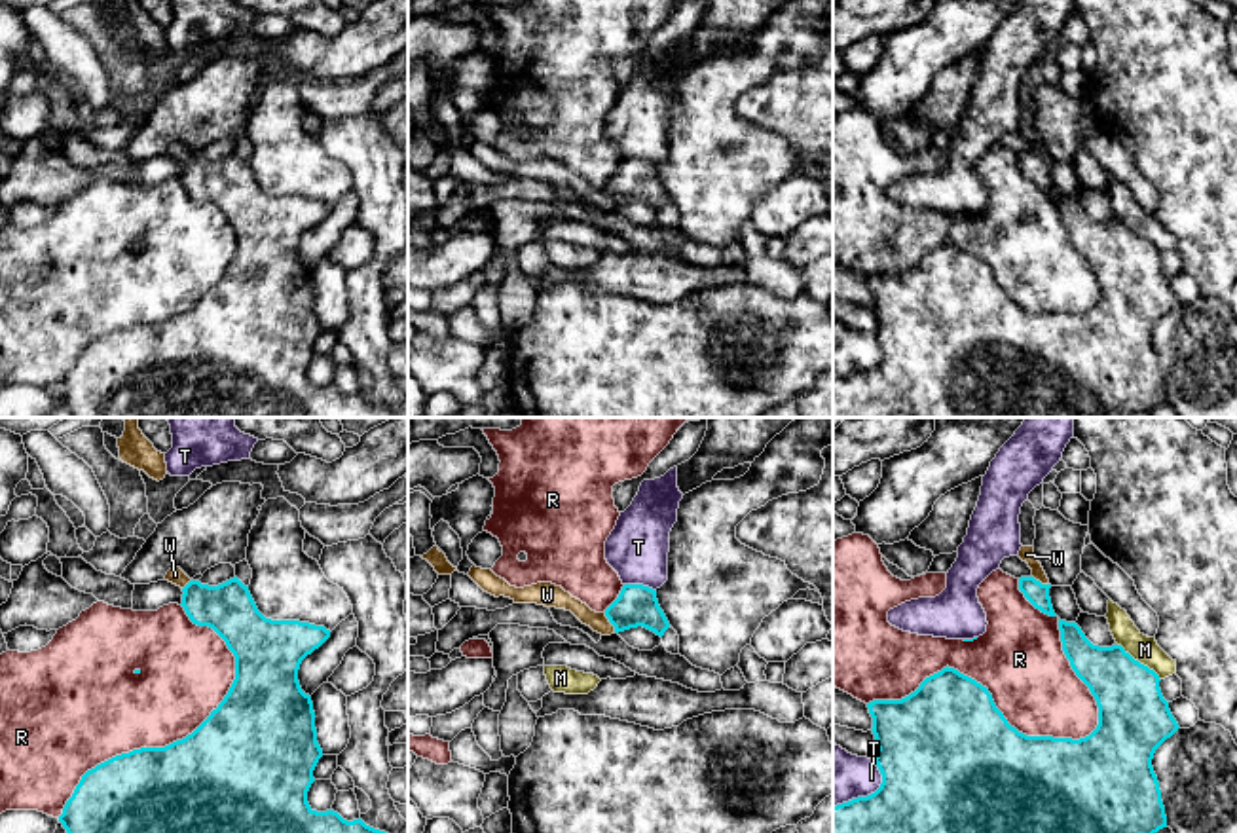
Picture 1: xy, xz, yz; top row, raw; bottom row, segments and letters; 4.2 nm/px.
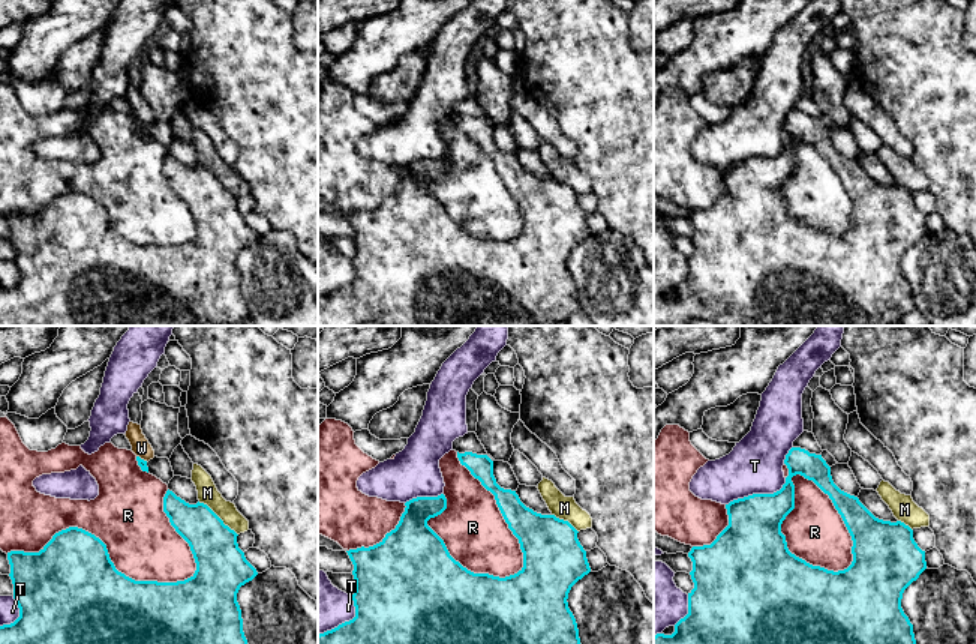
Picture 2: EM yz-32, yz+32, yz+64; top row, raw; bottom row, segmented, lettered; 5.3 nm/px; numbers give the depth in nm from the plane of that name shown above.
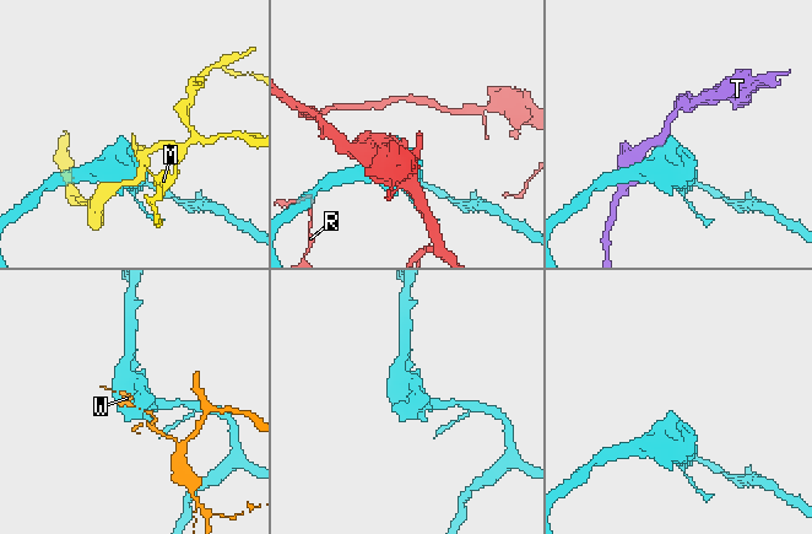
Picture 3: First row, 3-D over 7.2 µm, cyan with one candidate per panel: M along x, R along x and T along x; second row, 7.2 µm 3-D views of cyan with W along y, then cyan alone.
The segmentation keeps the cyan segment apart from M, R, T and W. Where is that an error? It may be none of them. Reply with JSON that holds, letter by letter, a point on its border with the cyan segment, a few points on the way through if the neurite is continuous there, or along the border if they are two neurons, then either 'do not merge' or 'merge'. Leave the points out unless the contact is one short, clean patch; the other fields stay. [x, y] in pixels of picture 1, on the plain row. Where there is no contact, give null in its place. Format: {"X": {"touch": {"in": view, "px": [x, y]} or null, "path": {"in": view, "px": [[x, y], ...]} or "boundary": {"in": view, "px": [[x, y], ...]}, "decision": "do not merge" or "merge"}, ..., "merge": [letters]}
{"M": {"touch": {"in": "yz", "px": [1139, 238]}, "decision": "do not merge"}, "R": {"touch": {"in": "yz", "px": [987, 266]}, "decision": "do not merge"}, "T": {"touch": {"in": "yz", "px": [871, 369]}, "decision": "do not merge"}, "W": {"touch": {"in": "xz", "px": [609, 196]}, "boundary": {"in": "xz", "px": [[604, 188], [615, 205]]}, "decision": "do not merge"}, "merge": []}

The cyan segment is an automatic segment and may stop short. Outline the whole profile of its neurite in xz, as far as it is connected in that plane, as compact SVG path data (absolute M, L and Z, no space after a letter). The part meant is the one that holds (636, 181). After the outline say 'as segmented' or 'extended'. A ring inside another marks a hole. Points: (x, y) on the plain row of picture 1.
M624 159L618 173L605 184L605 192L617 209L643 201L662 213L670 203L658 180L656 165L643 159Z; as segmented

